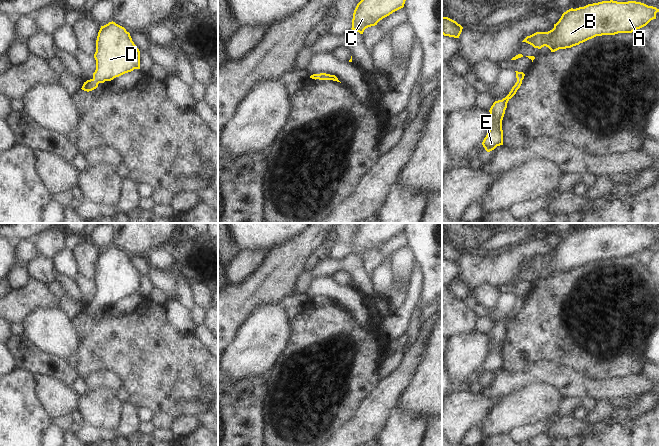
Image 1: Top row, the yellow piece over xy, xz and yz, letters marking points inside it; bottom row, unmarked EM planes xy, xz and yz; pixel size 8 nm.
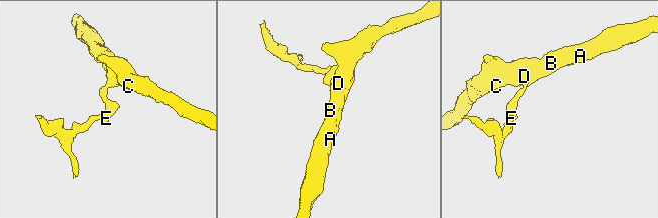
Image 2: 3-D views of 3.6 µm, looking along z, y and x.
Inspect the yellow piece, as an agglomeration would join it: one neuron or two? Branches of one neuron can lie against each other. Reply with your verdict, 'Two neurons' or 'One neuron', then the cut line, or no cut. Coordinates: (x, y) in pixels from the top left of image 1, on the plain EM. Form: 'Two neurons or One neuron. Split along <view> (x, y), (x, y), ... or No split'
One neuron. No split.

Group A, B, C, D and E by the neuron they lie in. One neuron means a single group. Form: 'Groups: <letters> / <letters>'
Groups: A B C D E.

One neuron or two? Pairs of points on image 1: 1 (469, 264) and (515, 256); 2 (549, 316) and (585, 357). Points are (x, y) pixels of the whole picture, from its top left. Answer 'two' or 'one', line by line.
1: one
2: one

